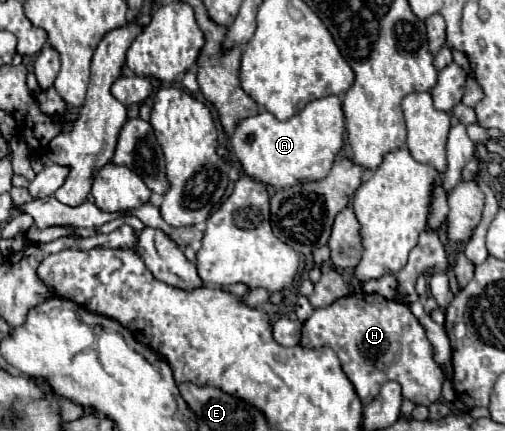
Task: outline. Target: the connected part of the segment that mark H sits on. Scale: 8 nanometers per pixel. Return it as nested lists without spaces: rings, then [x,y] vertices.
[[[378,293],[348,295],[324,309],[316,309],[302,327],[300,345],[312,349],[334,349],[346,377],[352,381],[364,405],[368,405],[378,395],[382,385],[389,380],[398,381],[404,397],[410,401],[418,401],[416,405],[432,405],[440,399],[440,387],[444,383],[444,377],[432,357],[432,345],[426,337],[426,331],[412,315],[408,305],[386,299]]]

